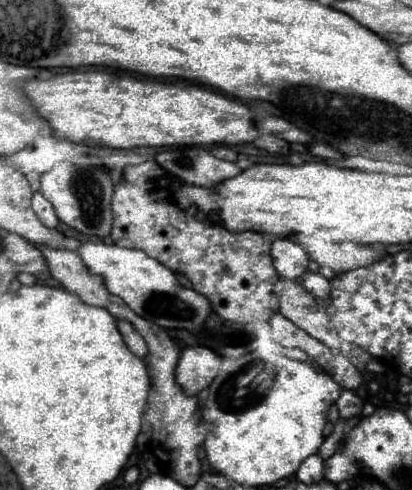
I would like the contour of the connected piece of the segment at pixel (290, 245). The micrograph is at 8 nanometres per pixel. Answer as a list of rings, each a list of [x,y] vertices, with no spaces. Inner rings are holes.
[[[275,238],[273,240],[271,258],[273,258],[277,272],[289,280],[299,278],[307,270],[307,264],[309,264],[307,252],[297,242],[293,242],[289,238]]]

